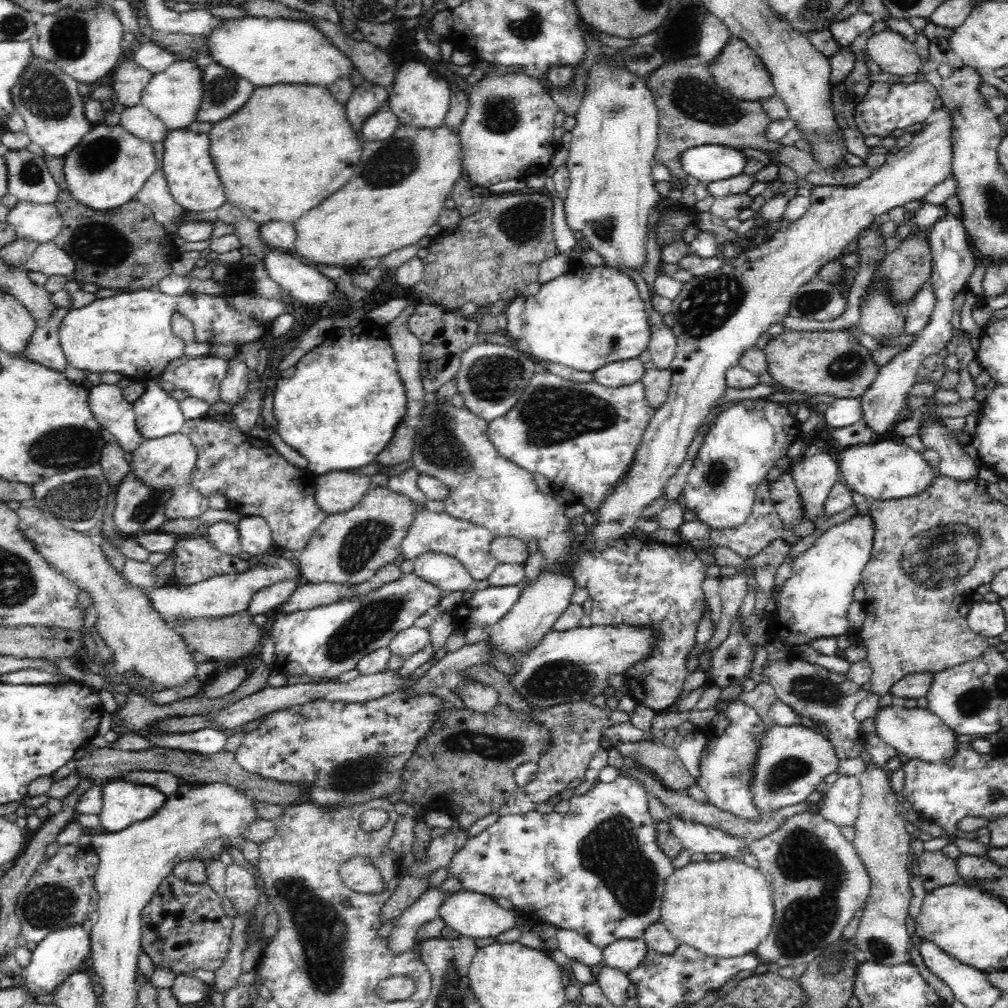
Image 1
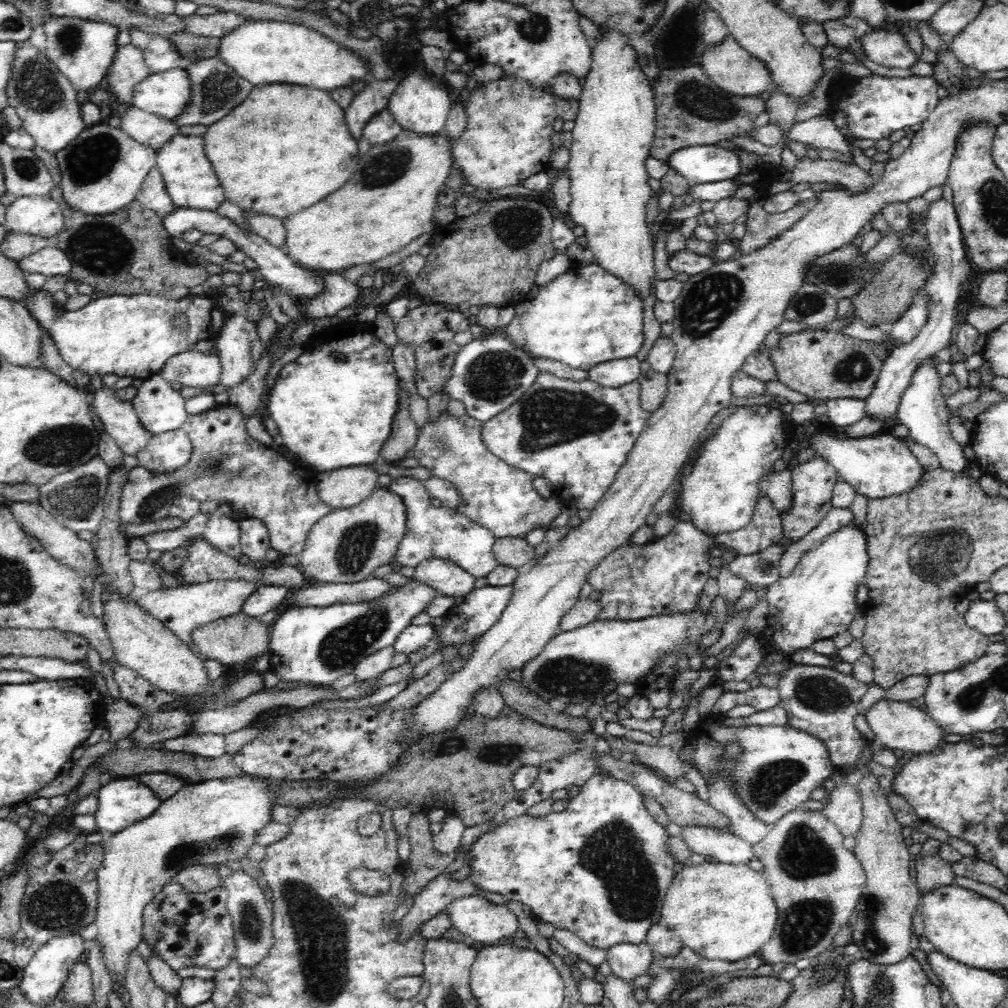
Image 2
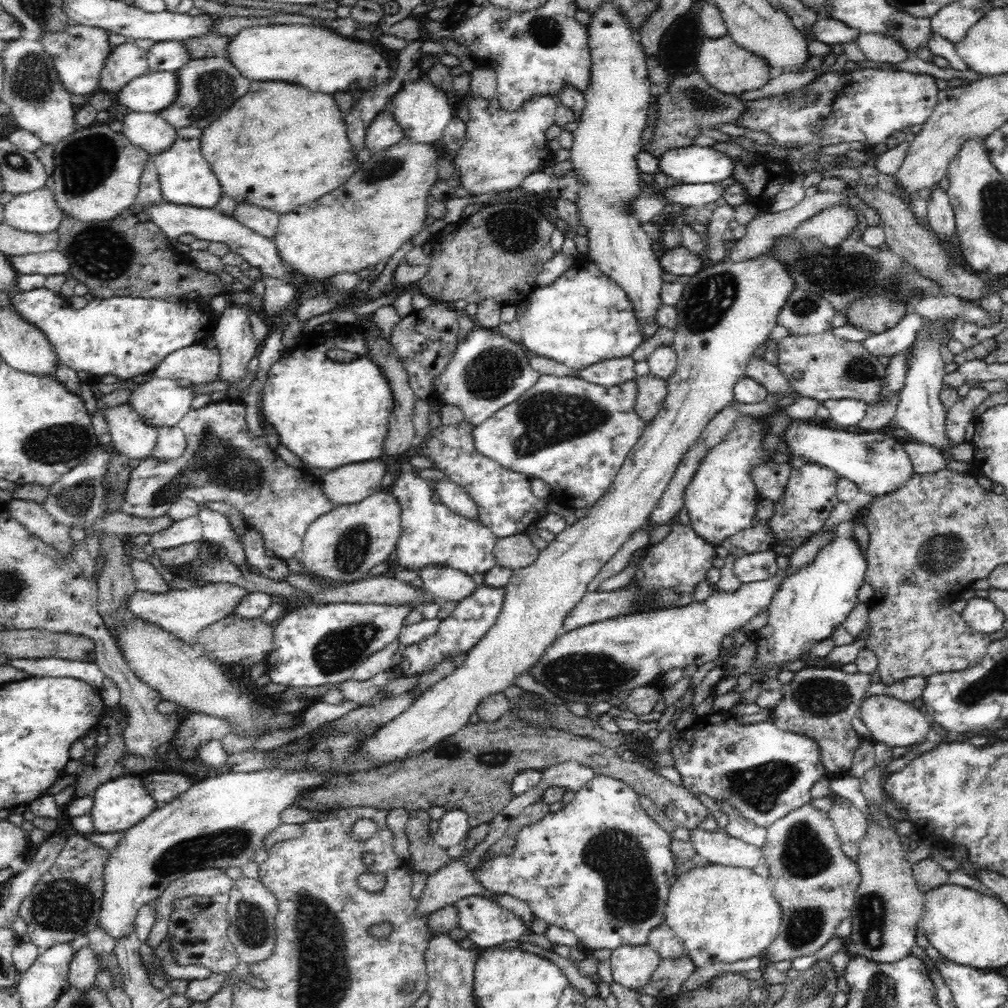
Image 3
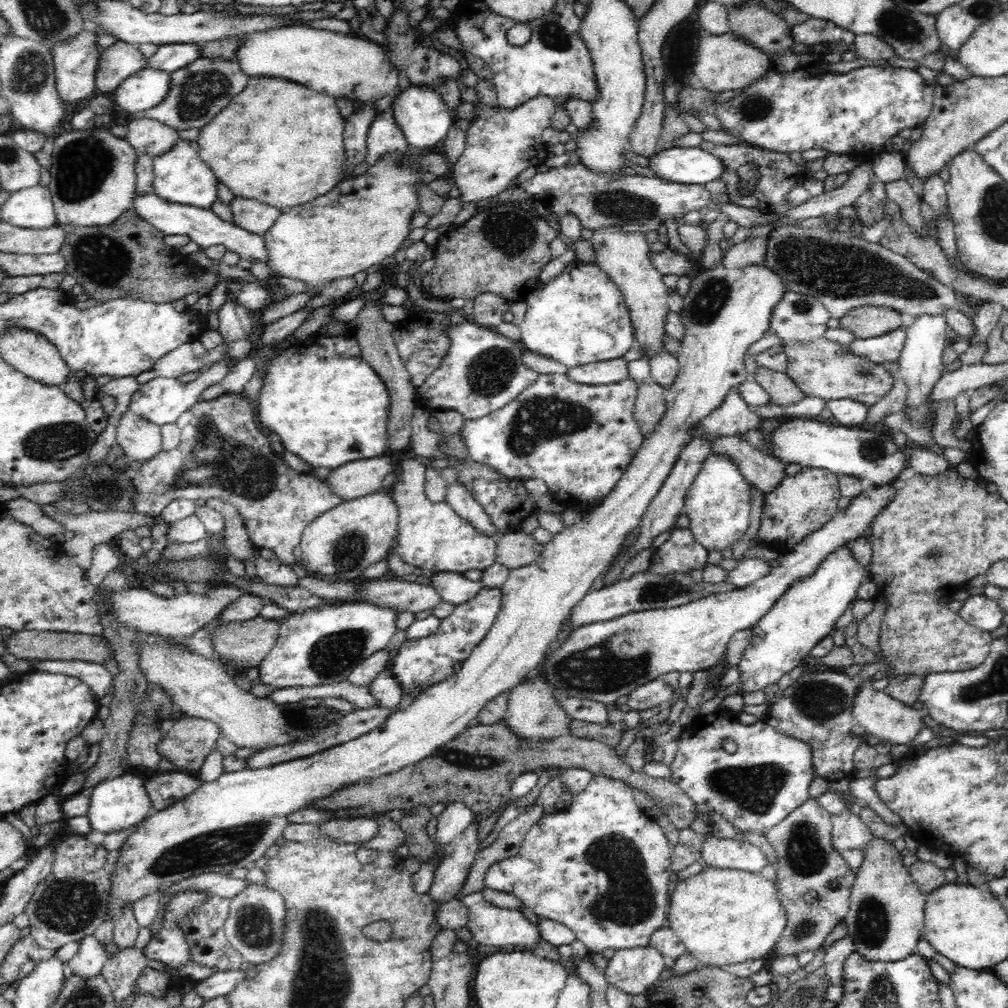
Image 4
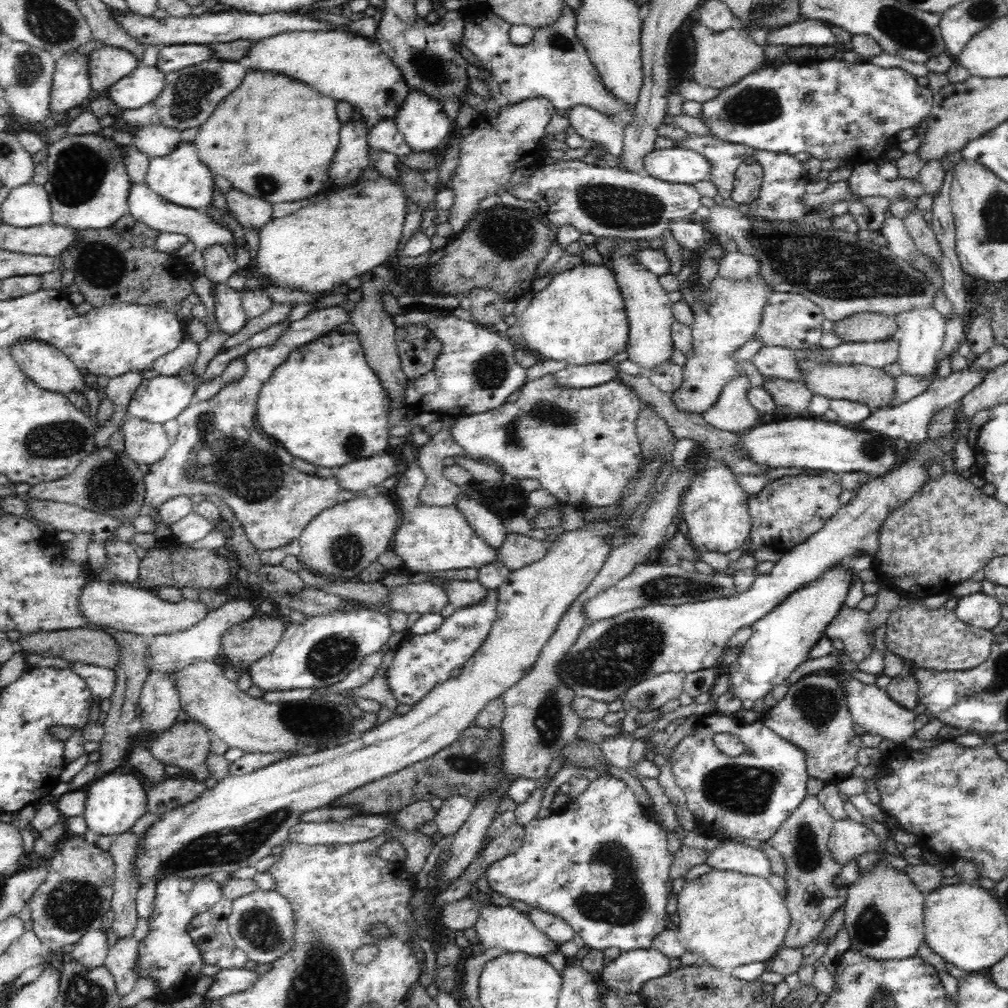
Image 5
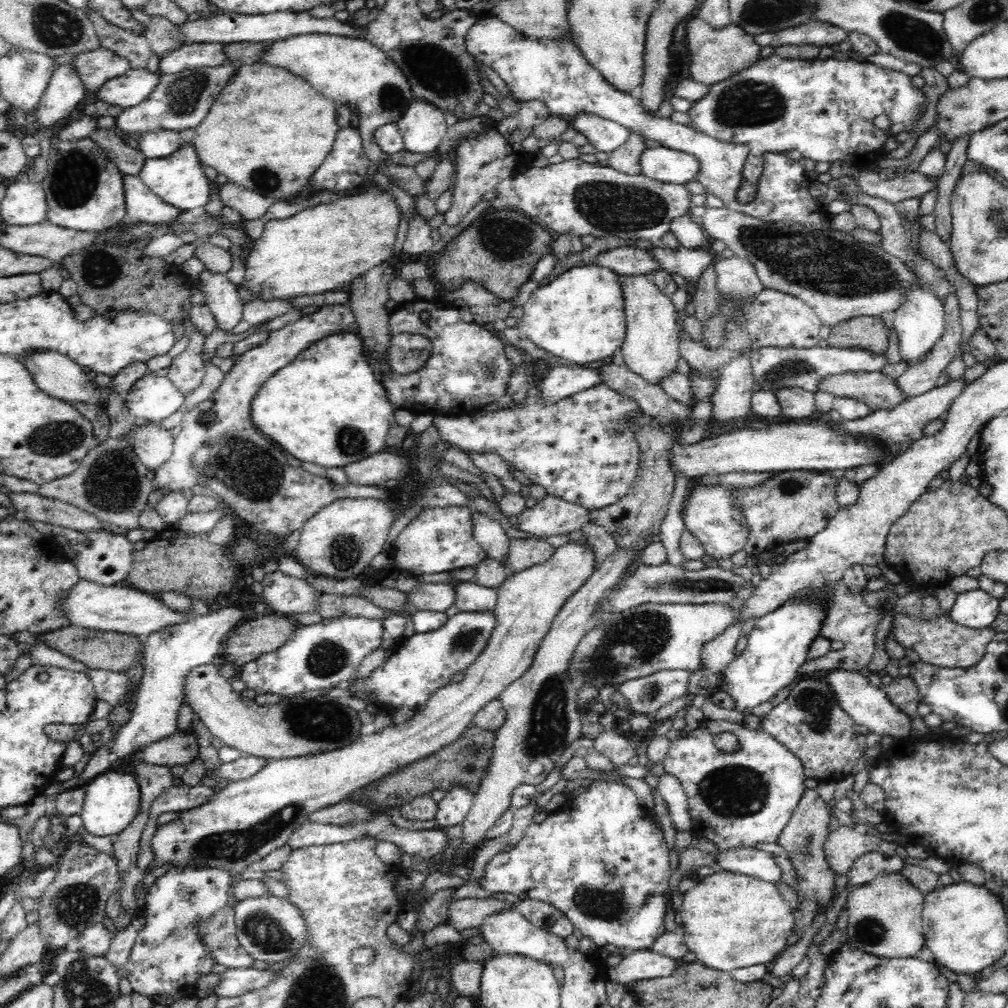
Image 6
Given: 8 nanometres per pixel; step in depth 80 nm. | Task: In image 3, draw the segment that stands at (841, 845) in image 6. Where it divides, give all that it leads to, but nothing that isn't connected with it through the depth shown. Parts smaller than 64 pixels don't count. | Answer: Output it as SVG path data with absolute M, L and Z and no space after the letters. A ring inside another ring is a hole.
M844 797L836 798L827 815L834 823L841 844L848 844L848 842L858 844L858 840L862 840L866 834L866 819L862 811Z

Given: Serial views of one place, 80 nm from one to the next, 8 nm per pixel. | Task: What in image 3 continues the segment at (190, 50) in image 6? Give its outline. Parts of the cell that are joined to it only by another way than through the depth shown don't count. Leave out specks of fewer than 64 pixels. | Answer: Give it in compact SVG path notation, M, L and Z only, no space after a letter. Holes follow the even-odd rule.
M184 41L155 42L147 52L149 70L156 72L175 72L190 59L190 49Z

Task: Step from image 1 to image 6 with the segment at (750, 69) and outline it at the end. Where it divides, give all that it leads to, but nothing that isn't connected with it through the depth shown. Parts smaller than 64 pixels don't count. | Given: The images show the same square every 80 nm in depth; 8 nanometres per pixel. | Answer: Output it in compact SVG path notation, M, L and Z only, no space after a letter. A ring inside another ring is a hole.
M695 15L686 26L686 42L690 50L690 74L691 79L712 86L730 79L734 75L752 67L760 60L761 45L756 44L754 36L747 34L737 25L713 28L708 22Z

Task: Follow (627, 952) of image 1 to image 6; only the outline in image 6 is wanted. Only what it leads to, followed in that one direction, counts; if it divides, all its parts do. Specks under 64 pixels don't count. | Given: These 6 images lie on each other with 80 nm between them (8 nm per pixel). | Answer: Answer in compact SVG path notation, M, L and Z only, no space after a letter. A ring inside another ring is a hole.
M650 949L630 952L622 958L616 968L608 967L607 978L612 983L624 985L626 989L632 986L632 982L671 976L677 968L676 959L664 957Z

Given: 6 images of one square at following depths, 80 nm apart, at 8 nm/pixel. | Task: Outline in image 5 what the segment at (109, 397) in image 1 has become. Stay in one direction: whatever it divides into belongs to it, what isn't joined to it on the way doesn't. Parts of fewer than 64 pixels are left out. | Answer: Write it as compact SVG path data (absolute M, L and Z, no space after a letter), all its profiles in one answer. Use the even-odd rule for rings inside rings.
M127 416L121 428L125 452L134 462L150 466L159 462L170 449L171 443L163 424Z

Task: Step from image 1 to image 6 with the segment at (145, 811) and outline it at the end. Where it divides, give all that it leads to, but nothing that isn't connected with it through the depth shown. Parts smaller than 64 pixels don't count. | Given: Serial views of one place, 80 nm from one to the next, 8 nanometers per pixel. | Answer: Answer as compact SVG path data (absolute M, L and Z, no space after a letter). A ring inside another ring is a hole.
M108 770L84 785L85 801L80 811L84 828L94 836L120 834L136 818L140 811L141 792L137 779L132 774Z

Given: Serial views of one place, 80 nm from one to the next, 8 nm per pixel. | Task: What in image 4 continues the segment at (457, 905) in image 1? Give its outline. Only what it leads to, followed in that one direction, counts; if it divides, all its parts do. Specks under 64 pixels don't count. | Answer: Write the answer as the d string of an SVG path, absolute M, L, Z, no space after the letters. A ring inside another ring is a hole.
M481 891L472 894L464 894L459 900L468 911L468 920L466 927L473 935L472 943L475 945L493 946L501 949L515 949L526 951L539 951L538 946L541 943L542 935L538 928L532 922L528 922L522 911L516 909L506 909L495 906L485 899Z

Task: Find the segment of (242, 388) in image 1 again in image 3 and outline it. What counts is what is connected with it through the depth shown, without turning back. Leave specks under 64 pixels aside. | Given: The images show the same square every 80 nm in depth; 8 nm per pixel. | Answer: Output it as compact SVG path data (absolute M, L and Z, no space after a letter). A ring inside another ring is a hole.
M230 305L219 316L213 337L221 358L220 379L231 381L246 376L247 363L260 349L251 328L247 306Z

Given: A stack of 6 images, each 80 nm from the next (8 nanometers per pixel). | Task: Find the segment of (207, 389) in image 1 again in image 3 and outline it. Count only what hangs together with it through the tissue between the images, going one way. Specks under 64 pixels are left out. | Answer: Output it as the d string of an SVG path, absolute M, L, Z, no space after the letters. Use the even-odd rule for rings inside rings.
M198 342L166 356L152 373L153 376L172 380L186 378L189 384L197 385L220 379L220 365L218 349Z

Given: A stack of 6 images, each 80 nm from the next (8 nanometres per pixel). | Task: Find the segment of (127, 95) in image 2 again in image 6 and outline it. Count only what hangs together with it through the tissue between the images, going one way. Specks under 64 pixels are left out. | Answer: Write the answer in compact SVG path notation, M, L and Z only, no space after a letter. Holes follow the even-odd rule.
M102 47L77 54L72 63L80 73L86 89L94 92L102 83L131 69L128 60Z

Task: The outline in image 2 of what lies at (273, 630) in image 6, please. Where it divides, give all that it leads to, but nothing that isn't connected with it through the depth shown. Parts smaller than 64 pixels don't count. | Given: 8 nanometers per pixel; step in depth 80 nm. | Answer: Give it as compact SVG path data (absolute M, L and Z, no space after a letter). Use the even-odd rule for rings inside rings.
M240 611L226 618L196 625L190 633L194 644L200 648L200 652L204 652L204 659L212 658L224 662L224 666L228 667L234 664L244 665L248 660L255 662L262 654L268 654L271 639L269 632L270 626L262 623L258 617Z

